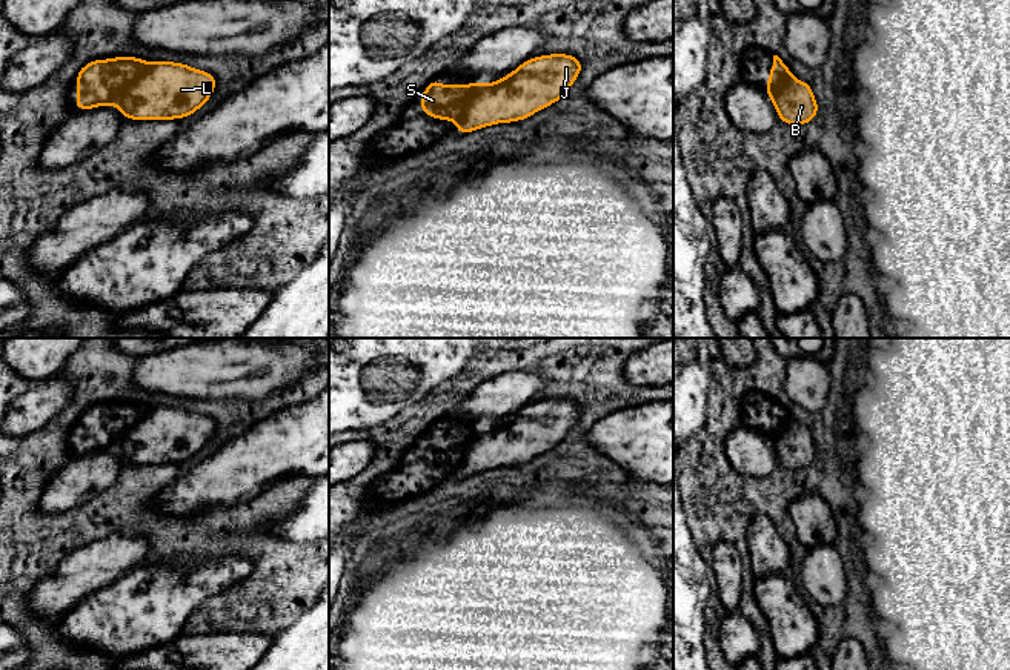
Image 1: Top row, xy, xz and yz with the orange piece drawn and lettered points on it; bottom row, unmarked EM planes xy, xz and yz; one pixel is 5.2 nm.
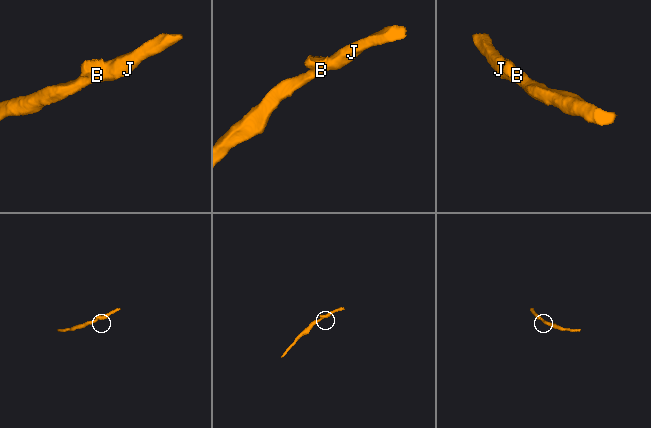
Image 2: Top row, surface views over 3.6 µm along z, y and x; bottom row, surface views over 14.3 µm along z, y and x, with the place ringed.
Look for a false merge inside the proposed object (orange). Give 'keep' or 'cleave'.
cleave

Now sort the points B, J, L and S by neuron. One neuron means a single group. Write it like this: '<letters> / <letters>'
B J L / S

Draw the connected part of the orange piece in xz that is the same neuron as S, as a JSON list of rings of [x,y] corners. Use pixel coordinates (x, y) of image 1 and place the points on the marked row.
[[[435,77],[421,94],[420,109],[435,120],[458,121],[480,86],[472,81],[444,86]]]

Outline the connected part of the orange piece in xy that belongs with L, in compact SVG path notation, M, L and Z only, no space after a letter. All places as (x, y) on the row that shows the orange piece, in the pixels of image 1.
M154 60L115 101L128 120L175 120L197 112L214 94L217 78L206 71Z

